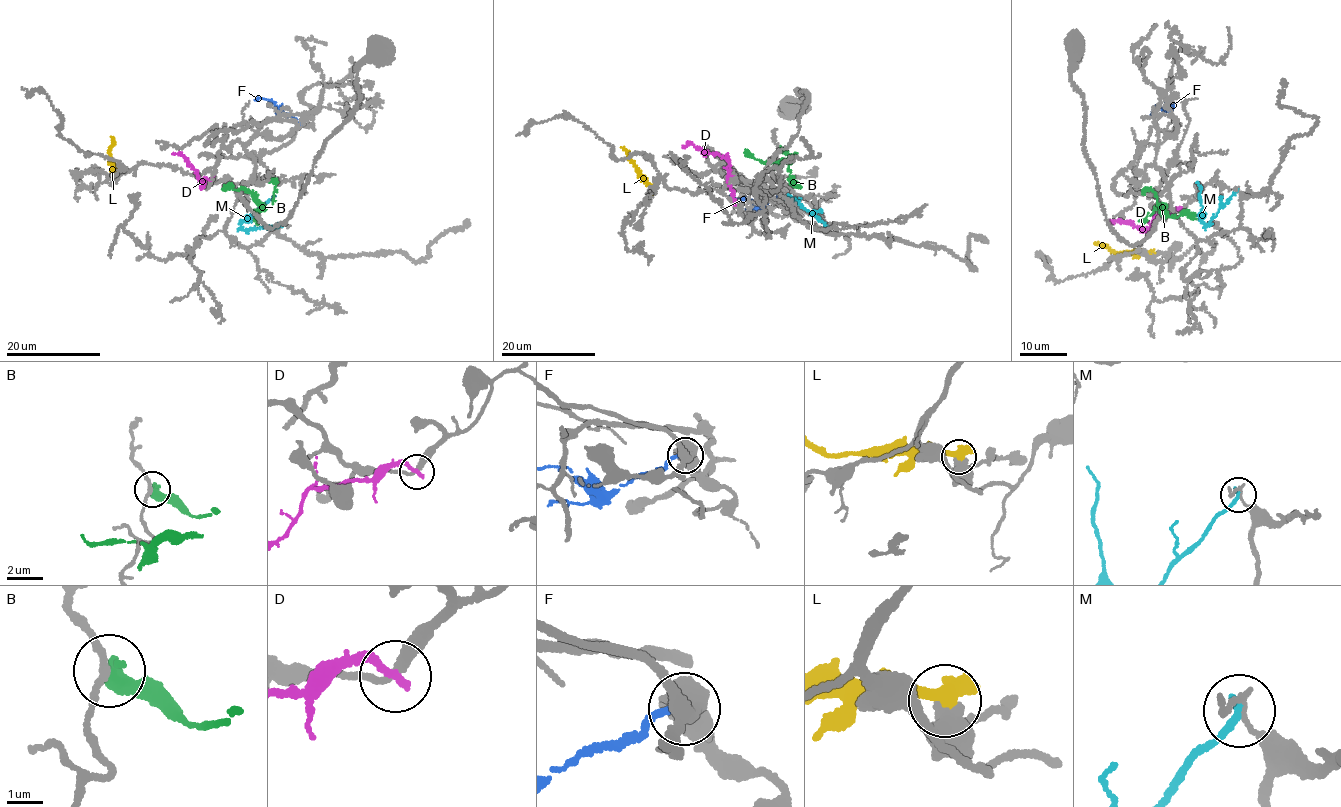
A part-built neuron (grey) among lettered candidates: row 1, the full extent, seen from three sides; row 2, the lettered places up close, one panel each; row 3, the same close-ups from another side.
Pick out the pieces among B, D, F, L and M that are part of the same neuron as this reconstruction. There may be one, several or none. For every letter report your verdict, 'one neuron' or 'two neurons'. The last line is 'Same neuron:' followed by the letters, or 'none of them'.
B: two neurons
D: two neurons
F: two neurons
L: two neurons
M: two neurons
Same neuron: none of them

